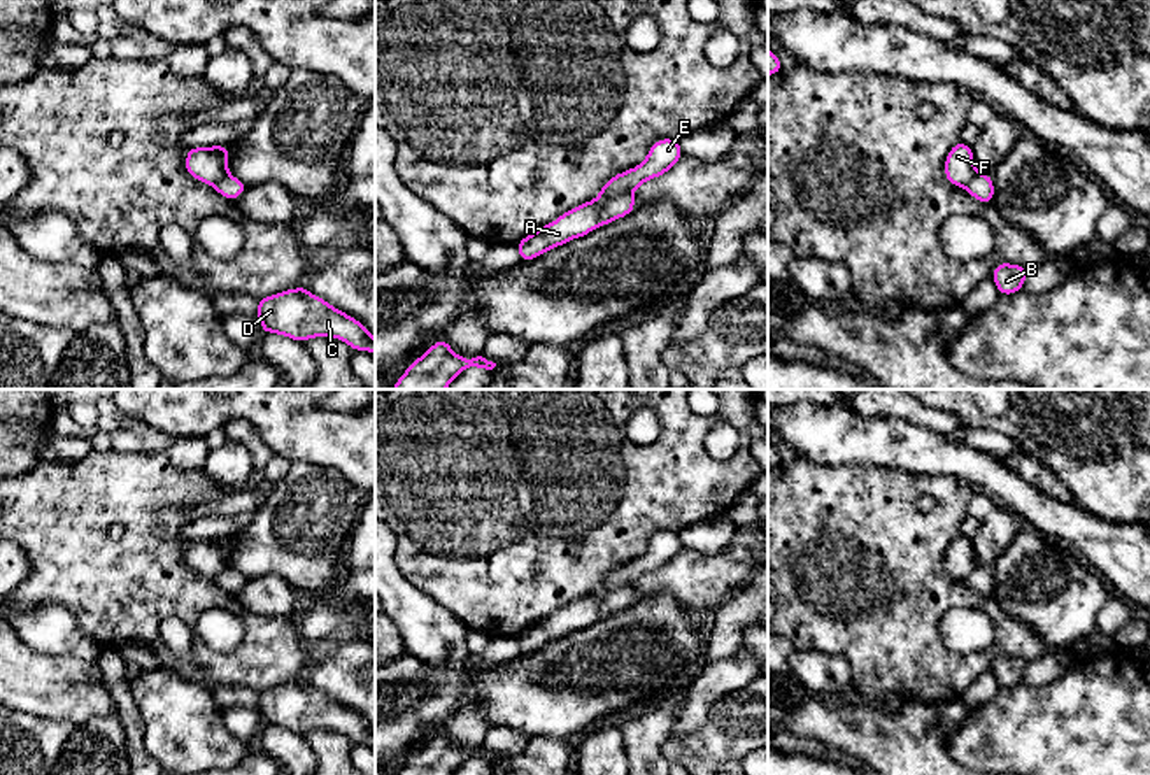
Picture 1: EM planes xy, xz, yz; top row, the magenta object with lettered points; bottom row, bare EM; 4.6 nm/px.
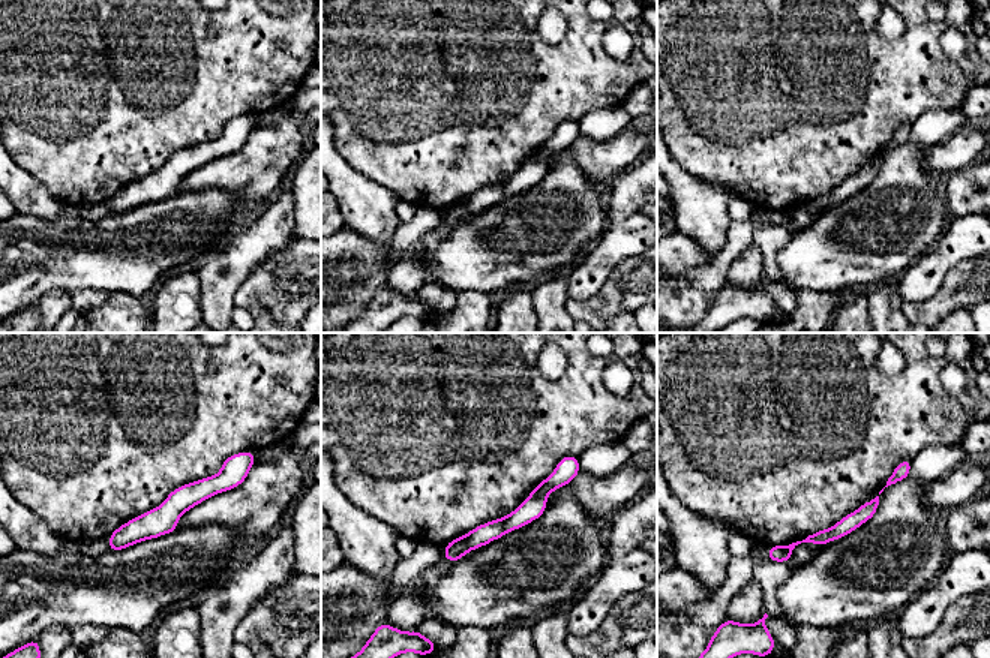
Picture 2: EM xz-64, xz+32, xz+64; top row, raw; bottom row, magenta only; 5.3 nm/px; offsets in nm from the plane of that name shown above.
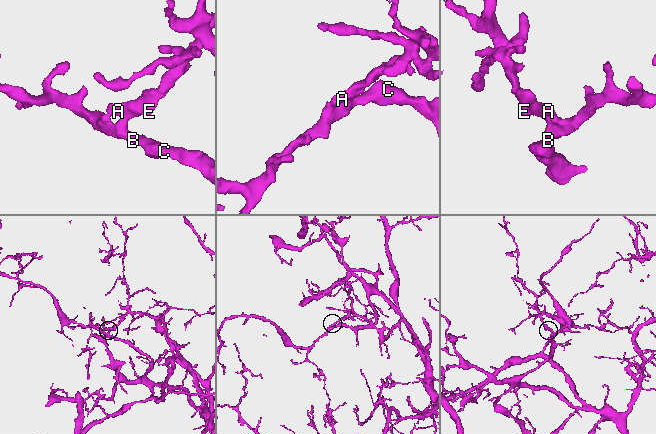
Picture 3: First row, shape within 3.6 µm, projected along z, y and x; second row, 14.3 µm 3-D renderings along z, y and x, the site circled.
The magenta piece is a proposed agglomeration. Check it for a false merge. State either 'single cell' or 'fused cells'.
fused cells

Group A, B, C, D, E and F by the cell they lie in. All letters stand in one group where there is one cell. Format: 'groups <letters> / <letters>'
groups A E F / B C D

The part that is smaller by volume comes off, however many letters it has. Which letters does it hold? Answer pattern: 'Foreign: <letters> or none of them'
Foreign: A, E, F

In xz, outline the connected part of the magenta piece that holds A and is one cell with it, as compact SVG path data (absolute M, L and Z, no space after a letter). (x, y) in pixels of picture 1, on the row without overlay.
M656 533L650 538L647 551L638 559L608 572L594 593L573 600L571 603L561 607L556 614L519 633L519 651L522 654L531 654L552 640L564 638L573 631L591 626L600 619L601 601L610 591L635 584L645 573L666 566L682 549L678 533Z

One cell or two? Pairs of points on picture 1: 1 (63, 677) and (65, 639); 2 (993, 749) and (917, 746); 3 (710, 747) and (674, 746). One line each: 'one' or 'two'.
1: two
2: two
3: one

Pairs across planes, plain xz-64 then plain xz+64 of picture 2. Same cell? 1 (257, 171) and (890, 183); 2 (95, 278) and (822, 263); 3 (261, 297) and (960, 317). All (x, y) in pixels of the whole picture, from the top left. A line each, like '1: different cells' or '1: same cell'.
1: different cells
2: same cell
3: different cells

